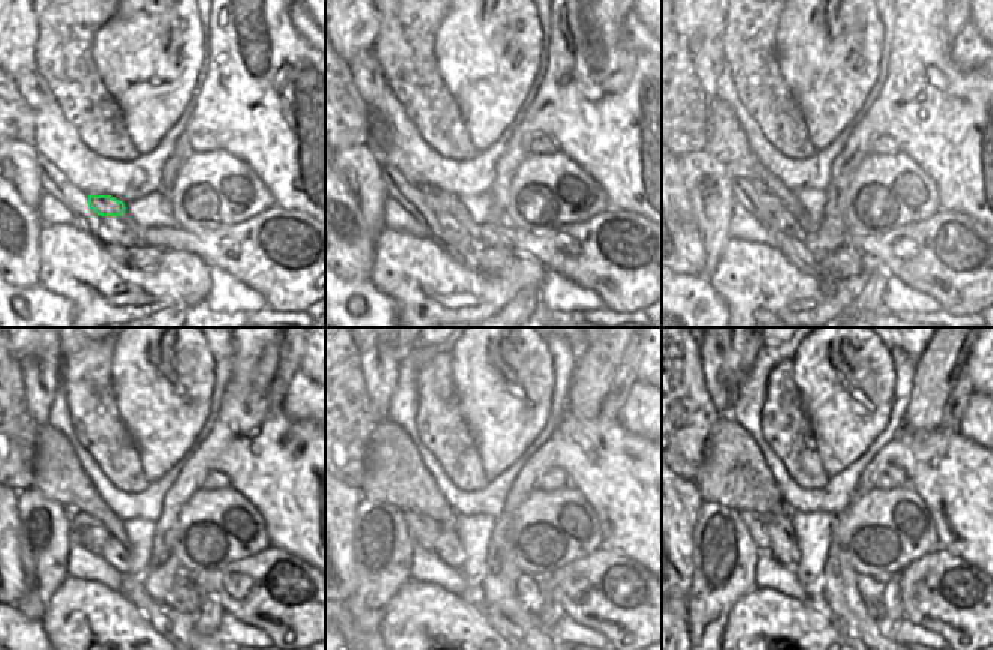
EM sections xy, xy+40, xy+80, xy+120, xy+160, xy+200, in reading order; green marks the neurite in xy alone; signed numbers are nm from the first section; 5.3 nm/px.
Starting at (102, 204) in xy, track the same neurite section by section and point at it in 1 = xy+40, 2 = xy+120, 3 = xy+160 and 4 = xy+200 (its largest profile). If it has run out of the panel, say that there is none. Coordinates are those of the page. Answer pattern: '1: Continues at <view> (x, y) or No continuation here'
1: Continues at xy+40 (435, 200)
2: Continues at xy+120 (84, 529)
3: Continues at xy+160 (423, 532)
4: Continues at xy+200 (758, 526)

